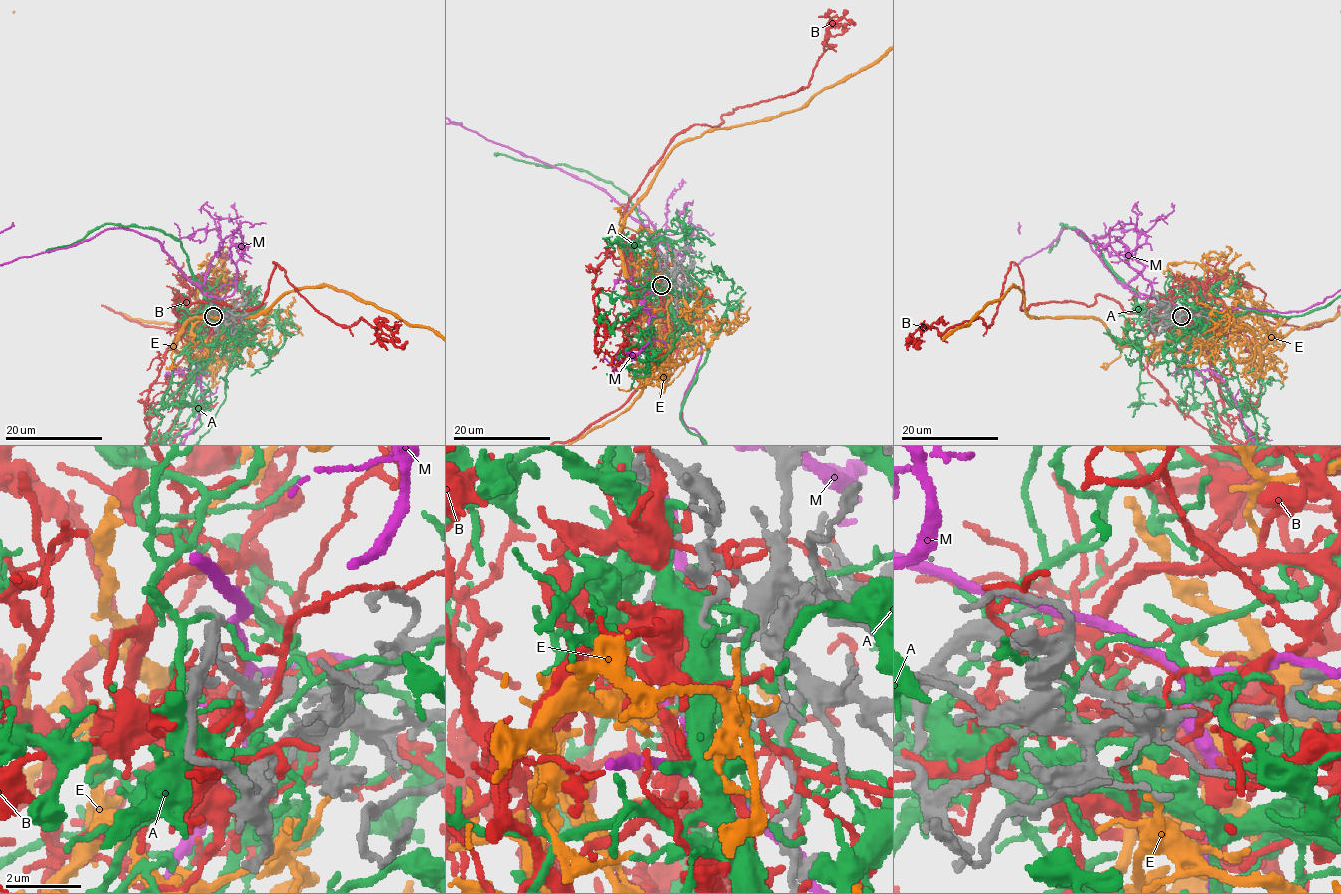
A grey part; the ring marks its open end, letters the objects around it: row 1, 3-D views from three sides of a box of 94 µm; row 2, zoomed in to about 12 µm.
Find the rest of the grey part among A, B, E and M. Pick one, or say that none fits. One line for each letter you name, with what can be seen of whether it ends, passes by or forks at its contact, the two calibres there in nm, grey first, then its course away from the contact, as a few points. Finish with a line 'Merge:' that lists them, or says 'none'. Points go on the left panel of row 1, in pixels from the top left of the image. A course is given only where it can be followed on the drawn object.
E: it ends; calibres 200 and 240 nm
Merge: E

